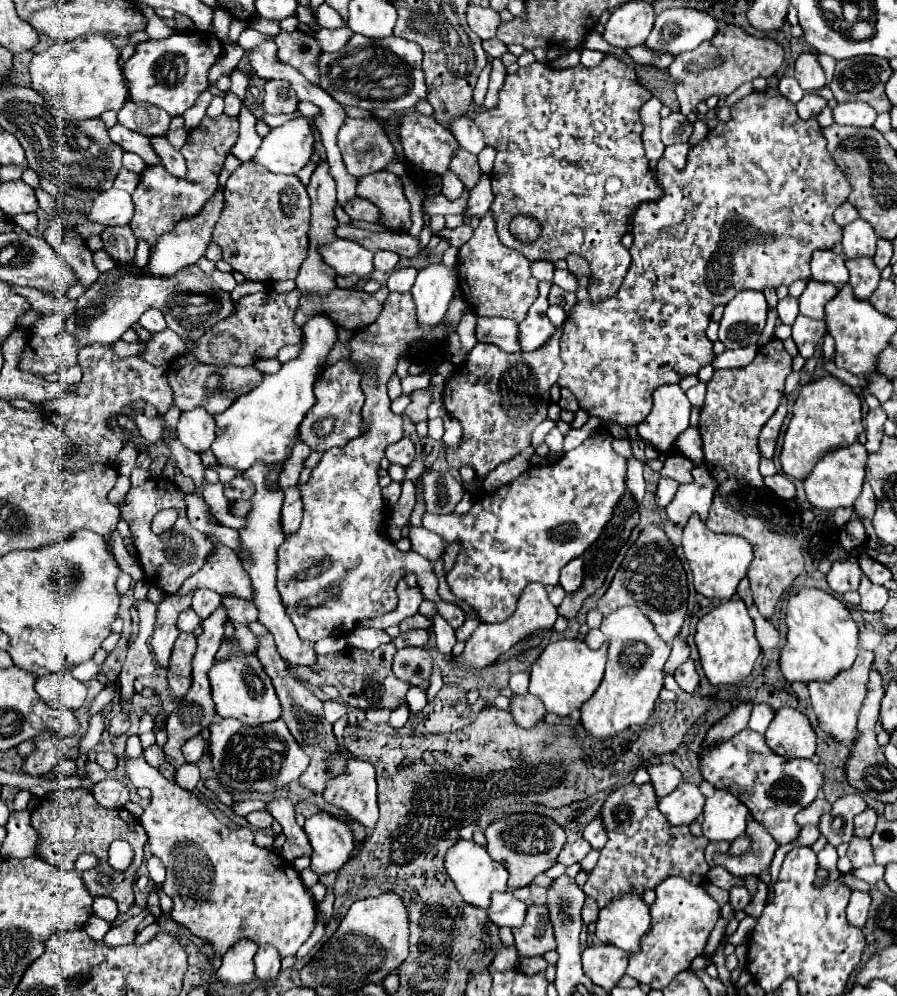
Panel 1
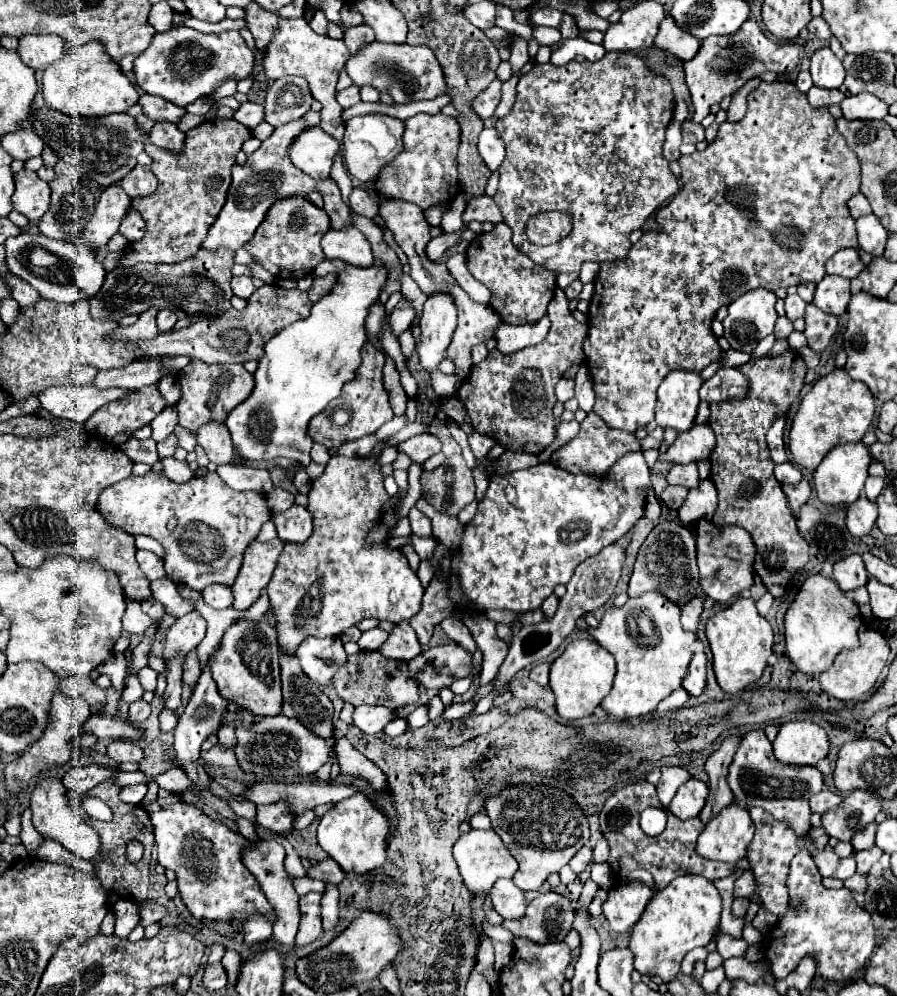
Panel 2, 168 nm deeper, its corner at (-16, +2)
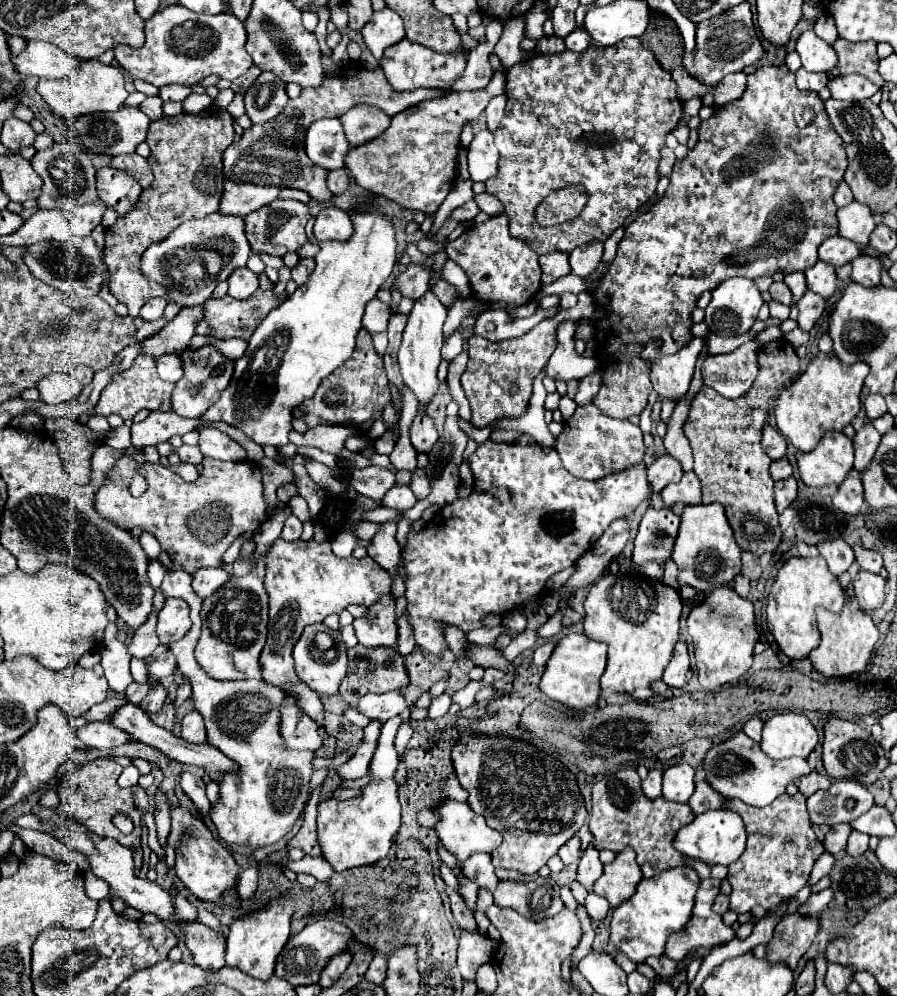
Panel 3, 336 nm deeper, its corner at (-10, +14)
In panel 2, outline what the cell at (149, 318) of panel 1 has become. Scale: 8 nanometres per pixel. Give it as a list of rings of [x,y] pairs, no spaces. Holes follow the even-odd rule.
[[[158,311],[158,329],[170,331],[176,325],[176,313],[174,311]]]

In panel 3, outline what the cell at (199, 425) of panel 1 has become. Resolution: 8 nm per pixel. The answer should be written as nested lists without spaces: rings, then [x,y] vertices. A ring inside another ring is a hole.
[[[202,427],[200,429],[200,451],[206,457],[222,459],[222,461],[246,461],[246,449],[240,447],[232,437],[222,433],[216,427]]]

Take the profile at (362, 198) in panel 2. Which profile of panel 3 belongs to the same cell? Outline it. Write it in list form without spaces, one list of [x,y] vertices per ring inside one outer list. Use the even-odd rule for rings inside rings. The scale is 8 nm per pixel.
[[[334,169],[330,171],[328,175],[328,187],[334,195],[342,195],[344,191],[350,189],[350,179],[348,179],[348,173],[346,169]]]

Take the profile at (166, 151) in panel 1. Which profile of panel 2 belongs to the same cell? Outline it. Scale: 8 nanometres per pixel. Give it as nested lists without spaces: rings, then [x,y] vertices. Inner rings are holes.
[[[156,123],[150,133],[150,141],[162,149],[180,149],[184,143],[184,133],[172,123]]]

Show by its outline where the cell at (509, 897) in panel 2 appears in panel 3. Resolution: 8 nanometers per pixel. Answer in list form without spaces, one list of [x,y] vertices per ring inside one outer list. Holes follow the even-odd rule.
[[[476,853],[472,855],[466,863],[462,863],[462,869],[464,869],[464,875],[478,883],[480,889],[488,889],[488,891],[494,891],[498,887],[498,875],[496,875],[496,869],[490,861],[490,855],[486,853]]]

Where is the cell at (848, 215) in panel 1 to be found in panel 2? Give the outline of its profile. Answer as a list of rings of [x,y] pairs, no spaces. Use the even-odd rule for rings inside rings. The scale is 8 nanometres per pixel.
[[[856,193],[856,195],[848,201],[848,209],[850,209],[850,213],[852,213],[854,219],[872,213],[872,209],[870,209],[870,205],[868,205],[868,199],[866,199],[862,193]]]

